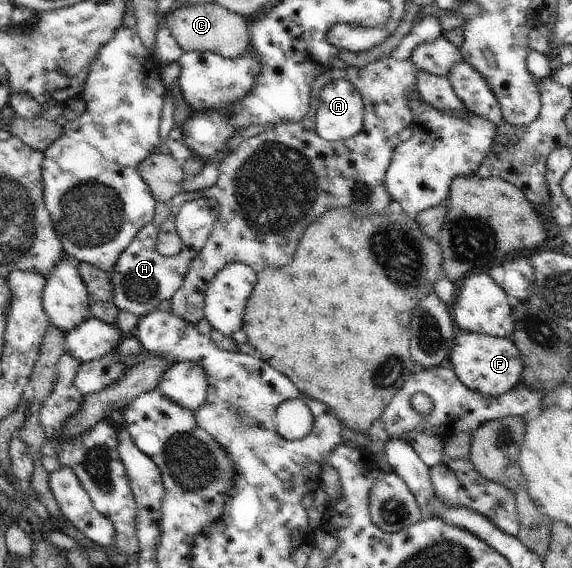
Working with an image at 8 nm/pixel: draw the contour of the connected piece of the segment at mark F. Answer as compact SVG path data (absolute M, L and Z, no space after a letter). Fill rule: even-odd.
M459 331L453 340L453 348L446 364L451 366L457 378L469 387L469 390L490 397L509 392L522 380L525 368L523 355L511 339L467 331Z

